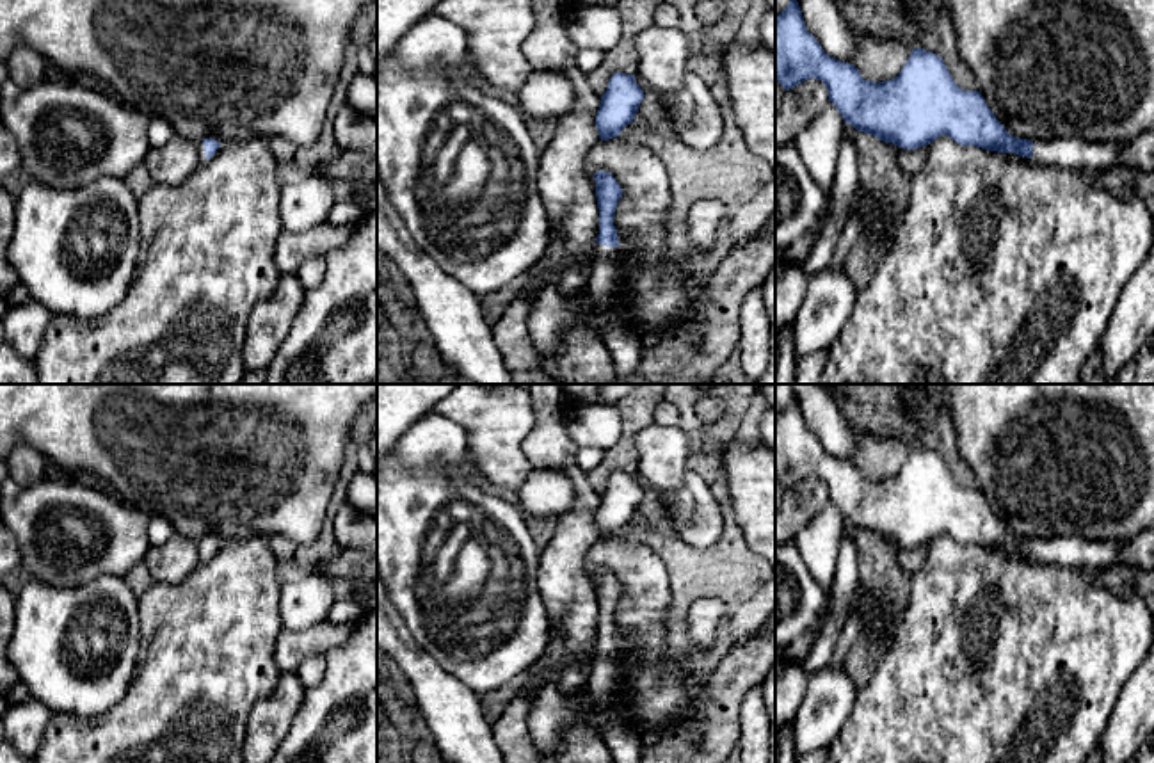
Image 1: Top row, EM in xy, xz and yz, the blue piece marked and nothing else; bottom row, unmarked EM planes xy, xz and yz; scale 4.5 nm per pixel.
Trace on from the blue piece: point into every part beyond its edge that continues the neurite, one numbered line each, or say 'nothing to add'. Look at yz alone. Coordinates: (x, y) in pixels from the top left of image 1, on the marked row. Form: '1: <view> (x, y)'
1: yz (1074, 153)

